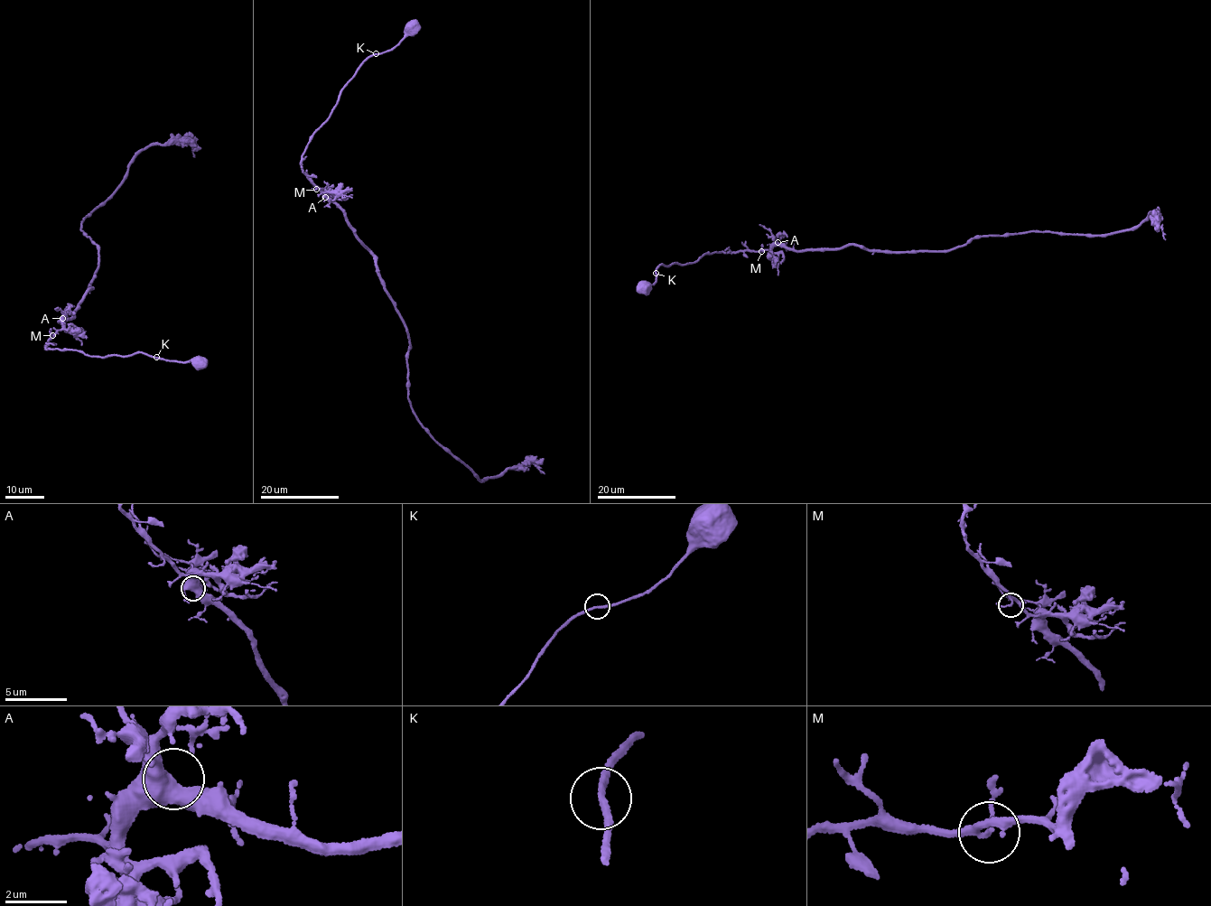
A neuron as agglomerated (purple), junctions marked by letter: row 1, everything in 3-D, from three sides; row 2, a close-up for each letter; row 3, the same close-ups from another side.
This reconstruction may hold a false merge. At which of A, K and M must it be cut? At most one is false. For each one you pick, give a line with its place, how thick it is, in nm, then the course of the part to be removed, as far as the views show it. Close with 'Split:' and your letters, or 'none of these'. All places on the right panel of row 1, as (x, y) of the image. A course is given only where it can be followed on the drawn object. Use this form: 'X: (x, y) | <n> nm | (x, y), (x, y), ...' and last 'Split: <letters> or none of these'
Split: none of these

